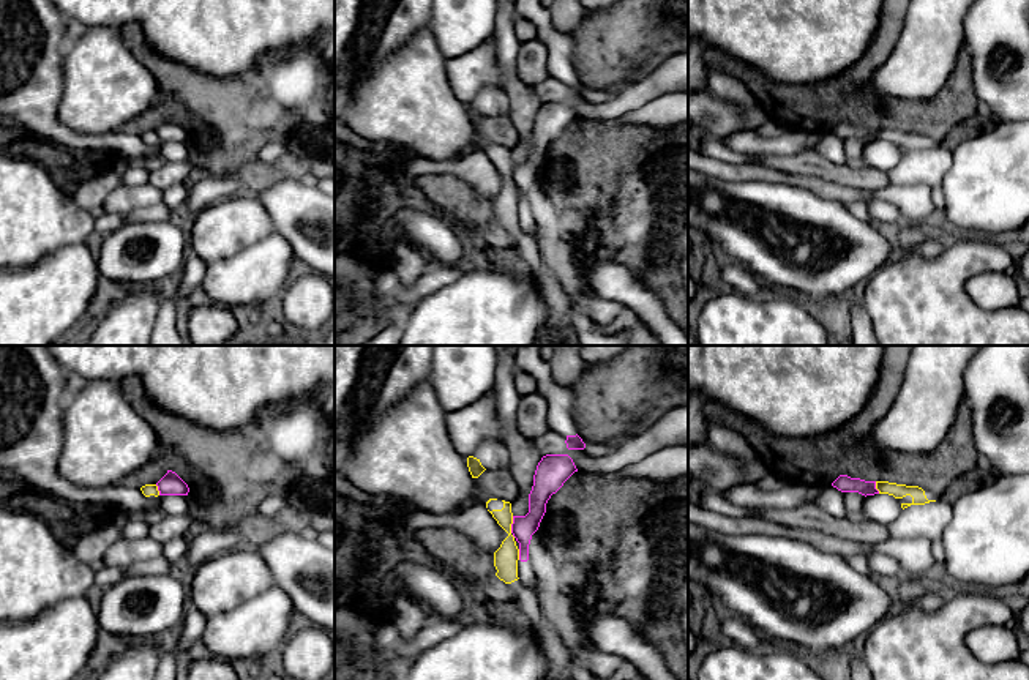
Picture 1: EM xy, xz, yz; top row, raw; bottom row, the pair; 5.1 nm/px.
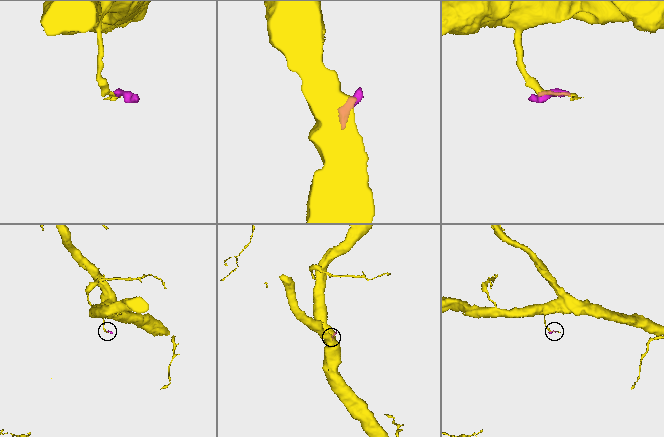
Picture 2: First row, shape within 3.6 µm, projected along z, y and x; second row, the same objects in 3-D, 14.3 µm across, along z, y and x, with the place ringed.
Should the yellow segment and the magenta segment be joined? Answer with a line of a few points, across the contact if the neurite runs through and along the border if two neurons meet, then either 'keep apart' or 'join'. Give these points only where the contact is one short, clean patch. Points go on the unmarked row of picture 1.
line xz (513, 163), (510, 179); keep apart

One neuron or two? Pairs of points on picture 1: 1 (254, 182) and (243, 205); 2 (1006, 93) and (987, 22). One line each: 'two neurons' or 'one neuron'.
1: two neurons
2: one neuron

